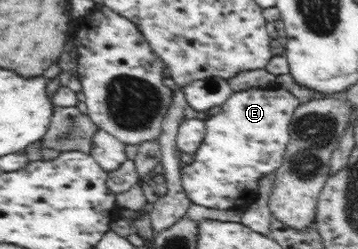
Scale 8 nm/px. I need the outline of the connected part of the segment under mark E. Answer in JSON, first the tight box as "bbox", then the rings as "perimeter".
{"bbox":[180,87,299,209],"perimeter":[[[264,87],[235,91],[223,103],[221,112],[204,120],[205,137],[193,161],[180,169],[186,196],[211,209],[244,209],[257,195],[261,177],[275,171],[289,145],[292,115],[299,98],[283,88]]]}

